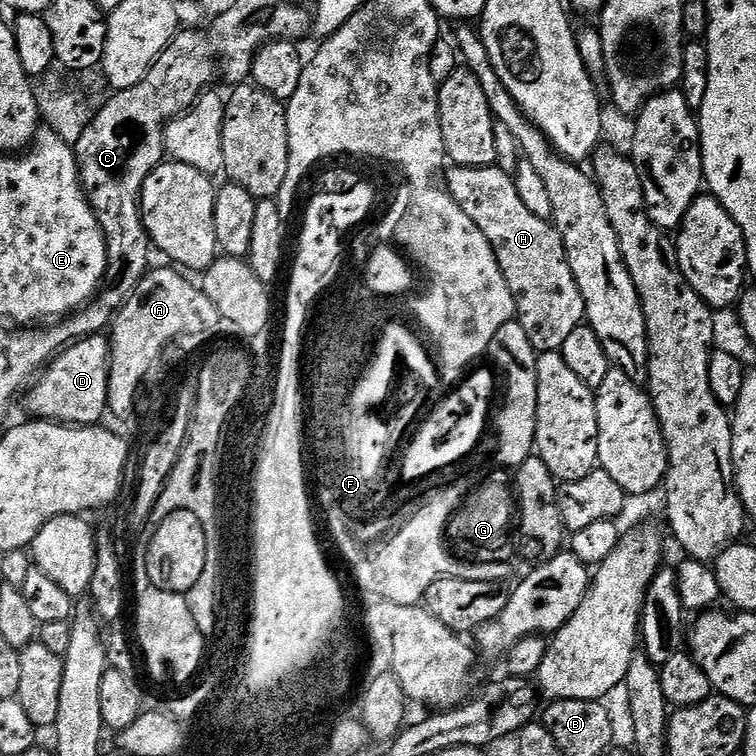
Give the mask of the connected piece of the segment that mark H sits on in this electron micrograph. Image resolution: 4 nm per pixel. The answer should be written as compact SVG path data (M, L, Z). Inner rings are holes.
M452 166L446 172L448 192L470 214L474 226L486 234L498 266L510 286L516 307L515 319L536 348L537 353L559 352L567 336L585 323L584 299L570 270L568 255L556 225L530 214L518 194L511 171L490 168Z

